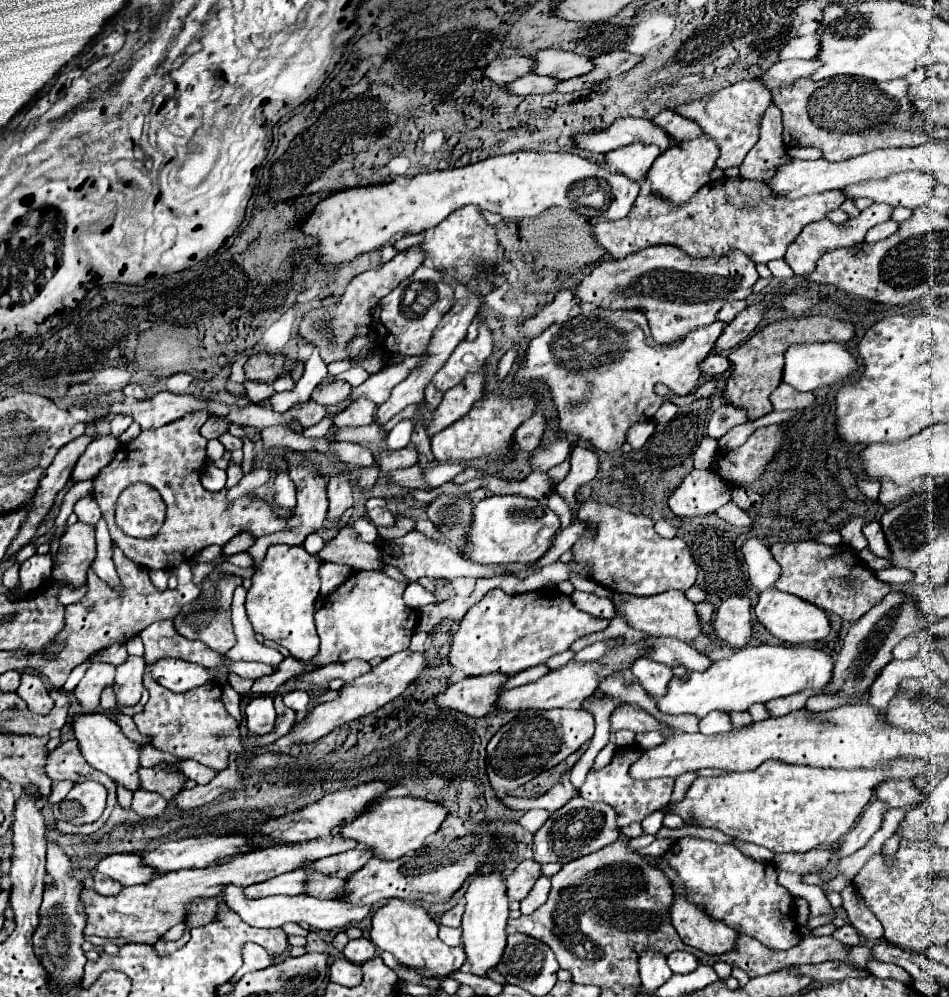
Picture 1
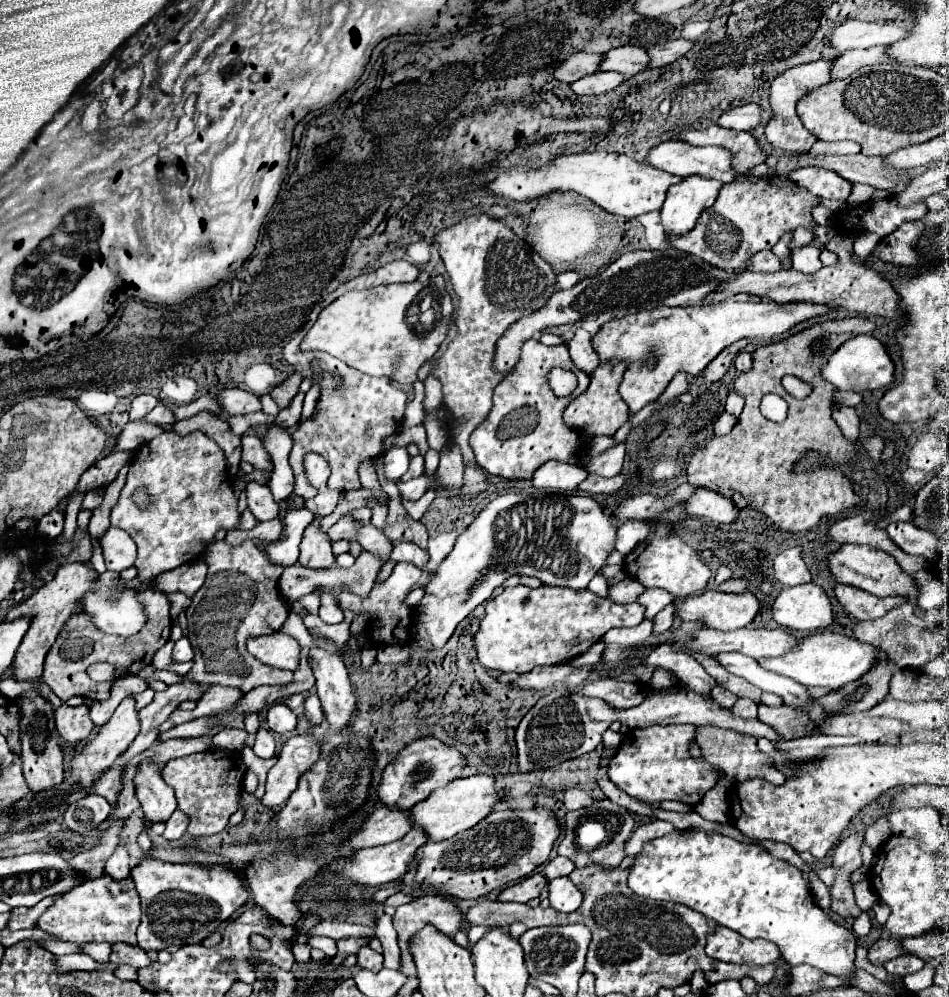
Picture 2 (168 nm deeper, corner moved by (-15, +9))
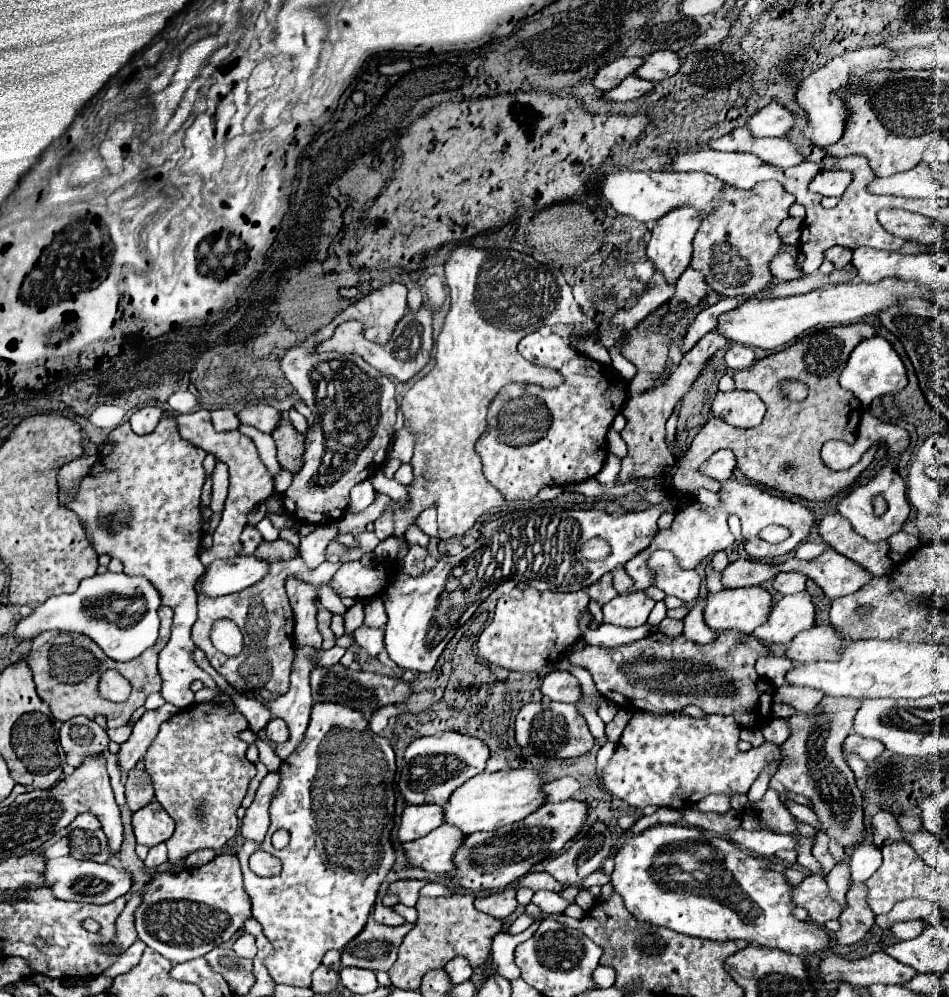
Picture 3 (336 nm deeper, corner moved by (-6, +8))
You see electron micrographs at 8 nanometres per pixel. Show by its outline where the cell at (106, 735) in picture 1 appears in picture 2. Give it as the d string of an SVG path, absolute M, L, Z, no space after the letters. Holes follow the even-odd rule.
M146 761L136 775L136 793L144 809L144 819L152 825L168 821L178 807L174 789L164 783L162 773L150 761Z

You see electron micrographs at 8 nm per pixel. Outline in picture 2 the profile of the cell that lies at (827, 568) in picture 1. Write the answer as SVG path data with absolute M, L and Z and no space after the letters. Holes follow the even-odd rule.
M836 583L836 597L838 597L840 605L860 621L878 619L878 617L886 615L888 609L902 605L906 601L904 597L874 597L856 587L838 585L838 583Z

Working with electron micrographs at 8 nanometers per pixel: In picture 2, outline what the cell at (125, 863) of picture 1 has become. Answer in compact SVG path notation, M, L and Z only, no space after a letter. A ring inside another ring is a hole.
M144 859L132 869L132 879L142 905L138 927L138 945L142 949L160 951L170 943L200 945L220 927L220 923L230 921L250 897L244 885L242 869L230 863L164 863L156 859Z

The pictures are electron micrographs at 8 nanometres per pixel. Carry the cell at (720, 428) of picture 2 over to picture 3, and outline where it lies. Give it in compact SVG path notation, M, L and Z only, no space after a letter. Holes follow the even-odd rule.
M717 392L713 400L713 416L723 418L723 422L737 428L759 426L765 414L765 404L755 392Z

